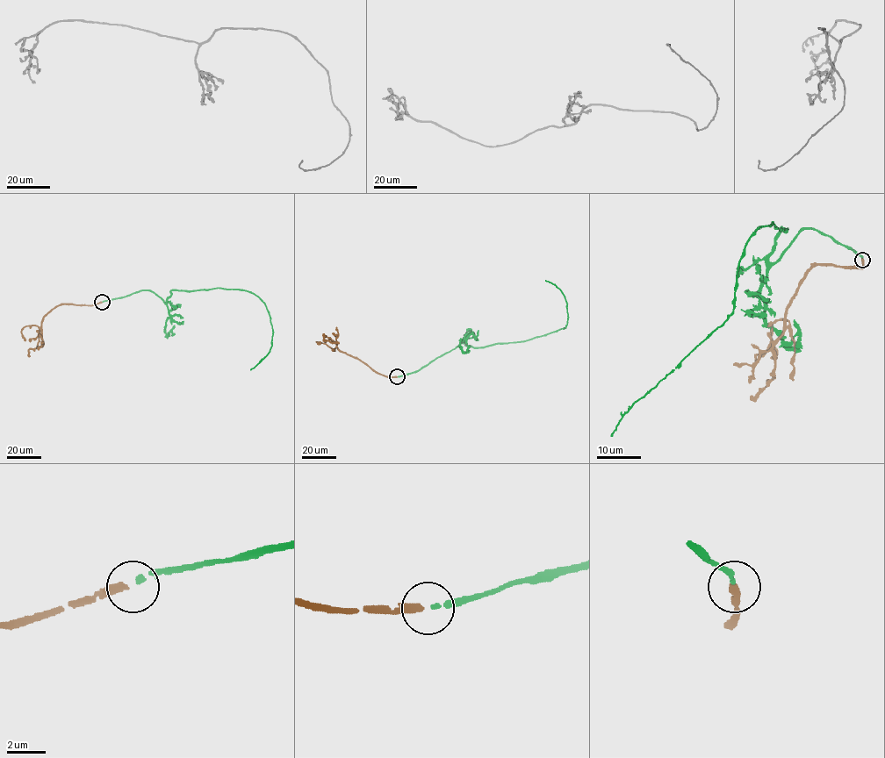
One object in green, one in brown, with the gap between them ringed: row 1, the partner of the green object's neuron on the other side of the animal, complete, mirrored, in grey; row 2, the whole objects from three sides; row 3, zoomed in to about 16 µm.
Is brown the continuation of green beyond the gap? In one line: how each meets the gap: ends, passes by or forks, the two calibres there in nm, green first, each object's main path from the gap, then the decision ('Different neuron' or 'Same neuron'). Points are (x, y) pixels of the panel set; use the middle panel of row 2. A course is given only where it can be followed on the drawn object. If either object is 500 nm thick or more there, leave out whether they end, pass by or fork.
At the ring green ends. At the ring brown ends. Thickness 200 nm (green) against 400 nm. Course of green: (398, 376), (415, 372), (461, 340), (467, 346), (486, 346), (525, 341), (565, 327), (564, 296), (545, 280). Course of brown: (397, 376), (378, 374), (357, 359), (341, 352), (336, 347), (338, 343), (324, 340), (323, 333). Same neuron

